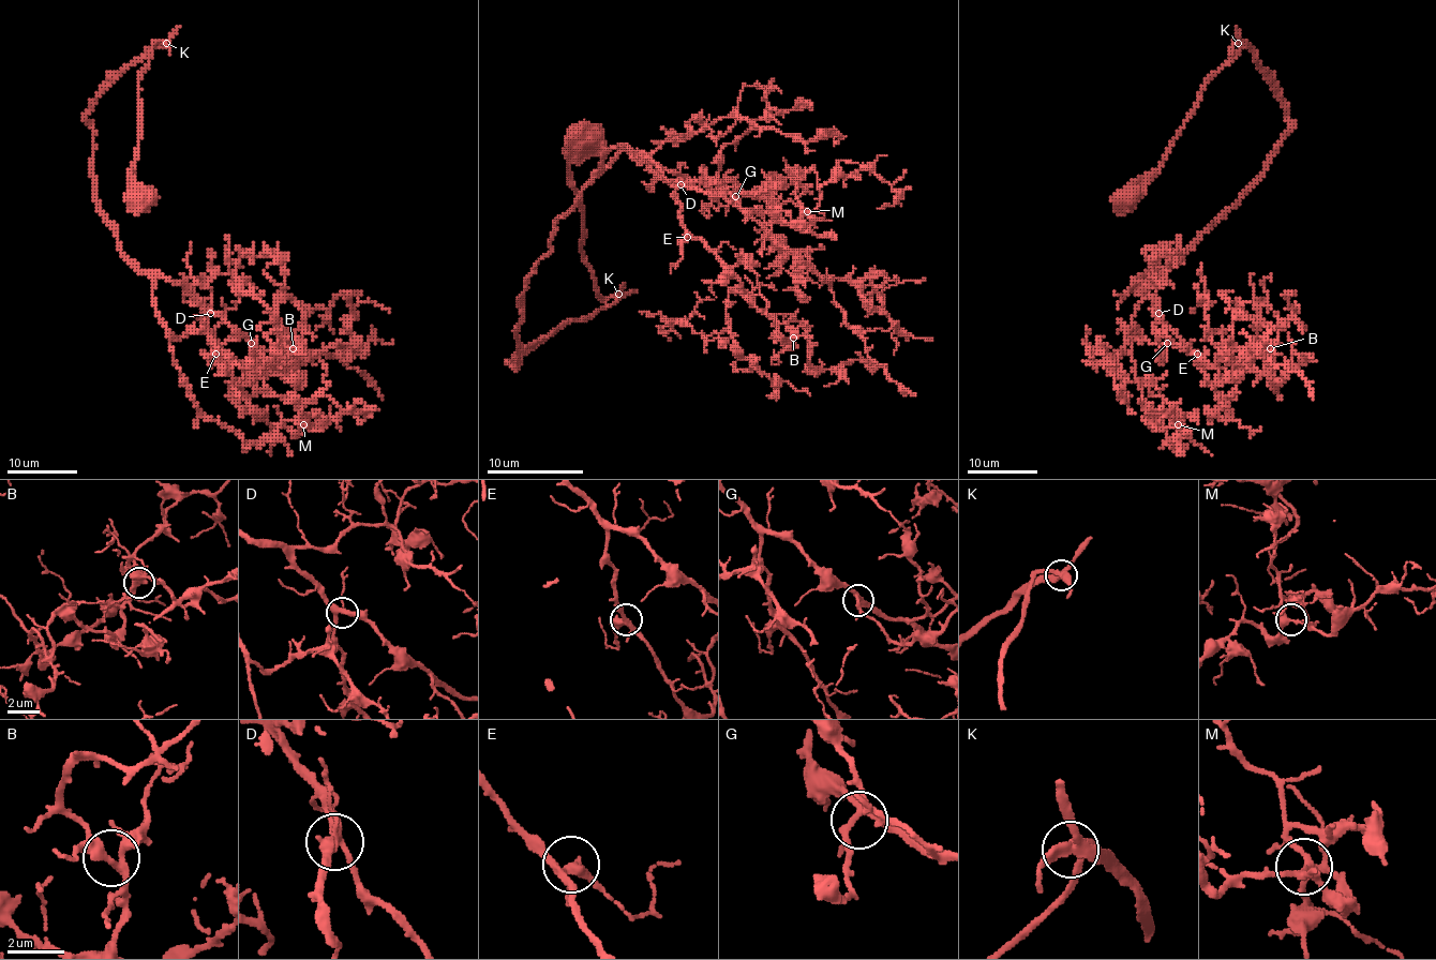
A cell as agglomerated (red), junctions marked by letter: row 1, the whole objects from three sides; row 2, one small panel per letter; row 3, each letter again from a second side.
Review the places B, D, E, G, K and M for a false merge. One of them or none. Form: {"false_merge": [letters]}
{"false_merge": []}

